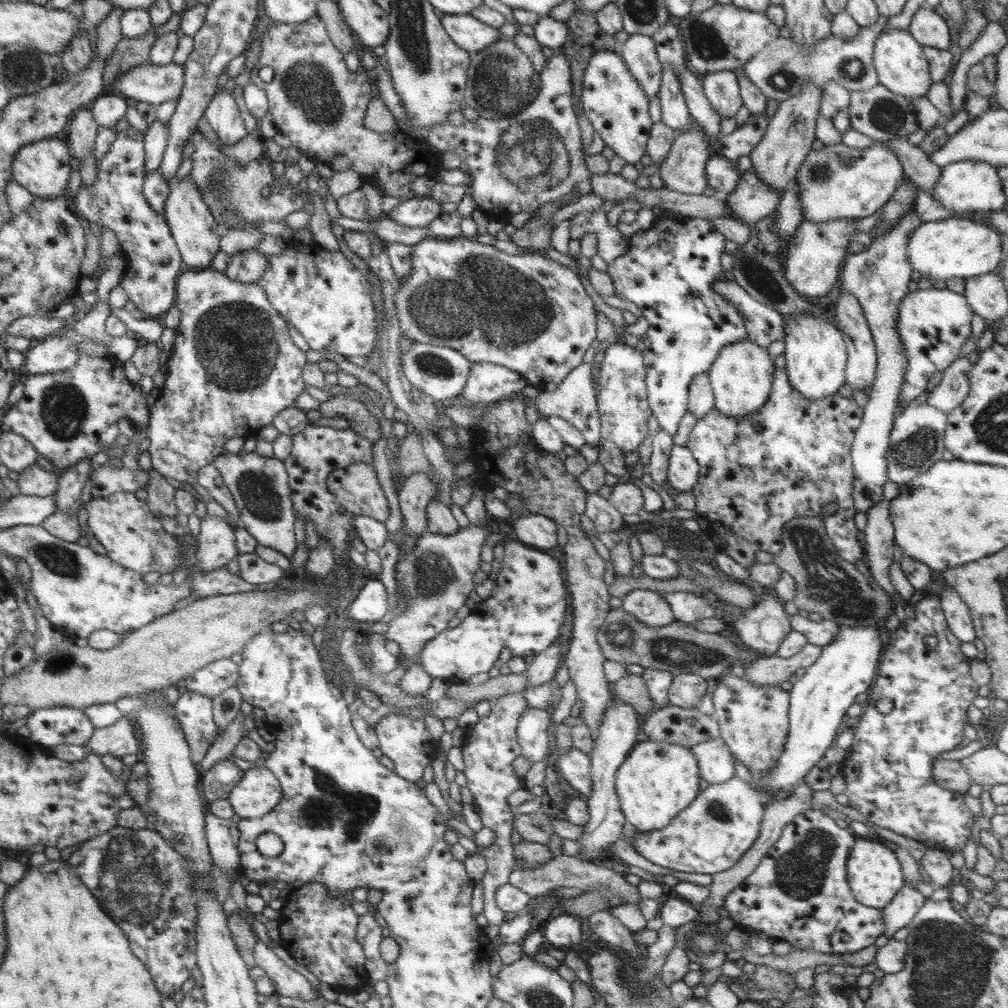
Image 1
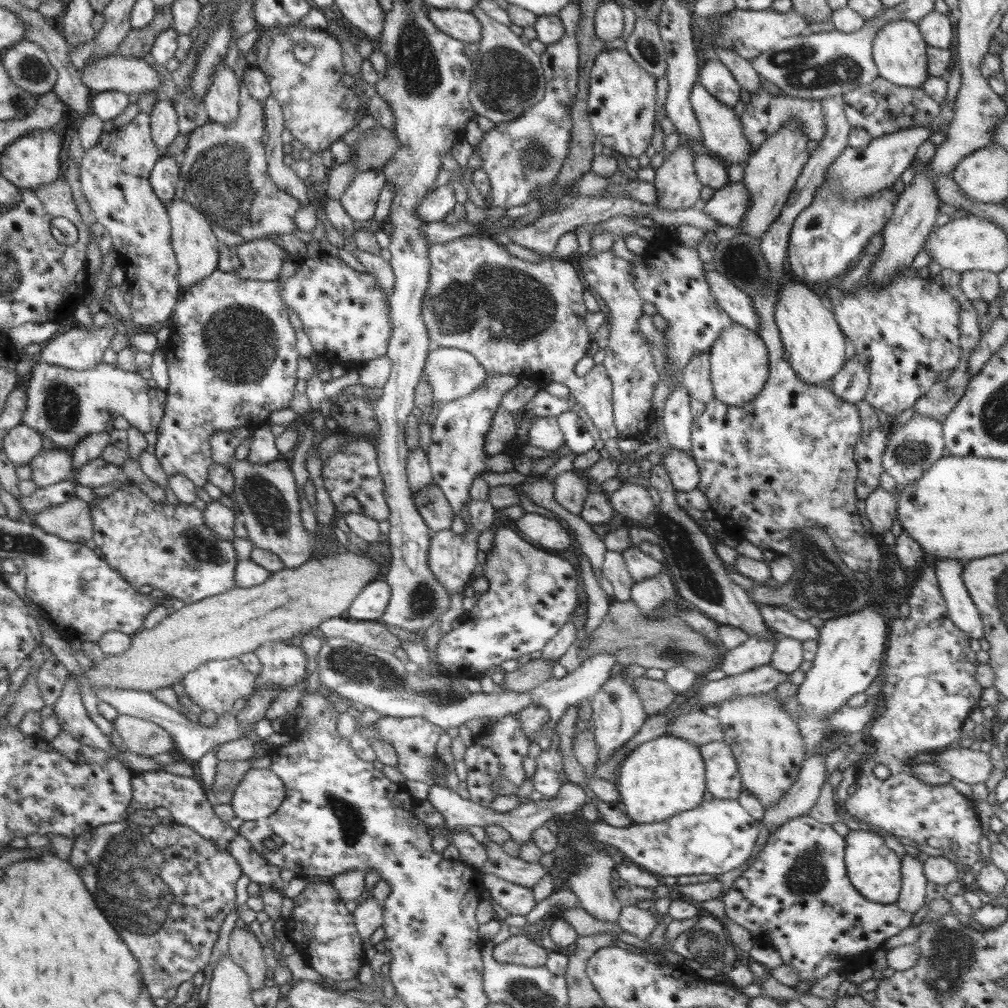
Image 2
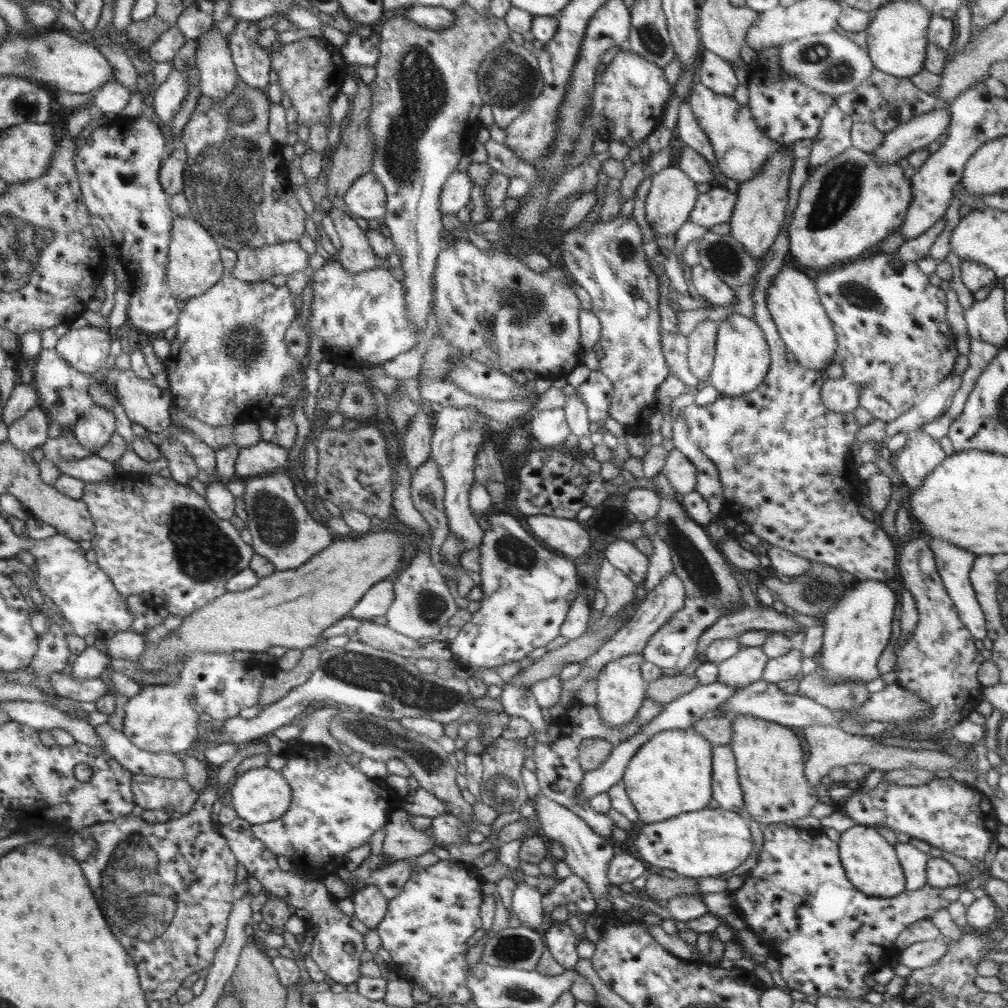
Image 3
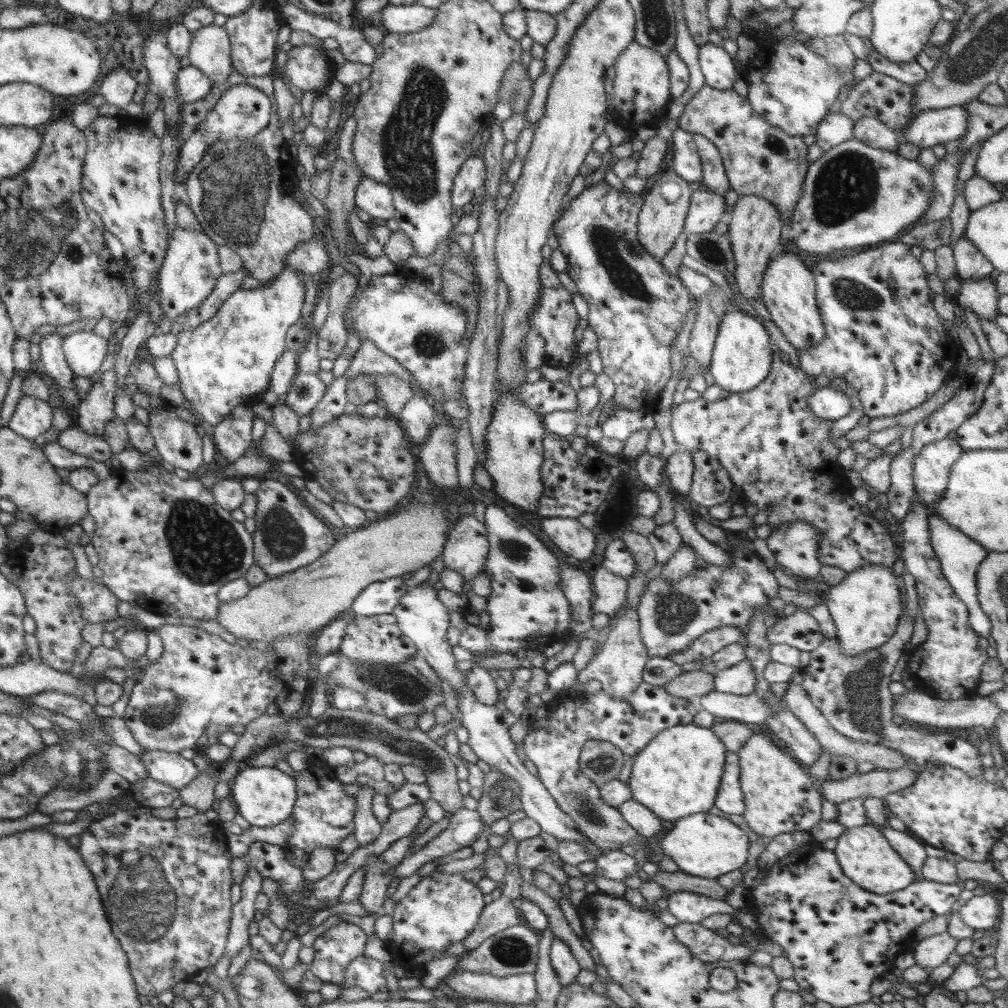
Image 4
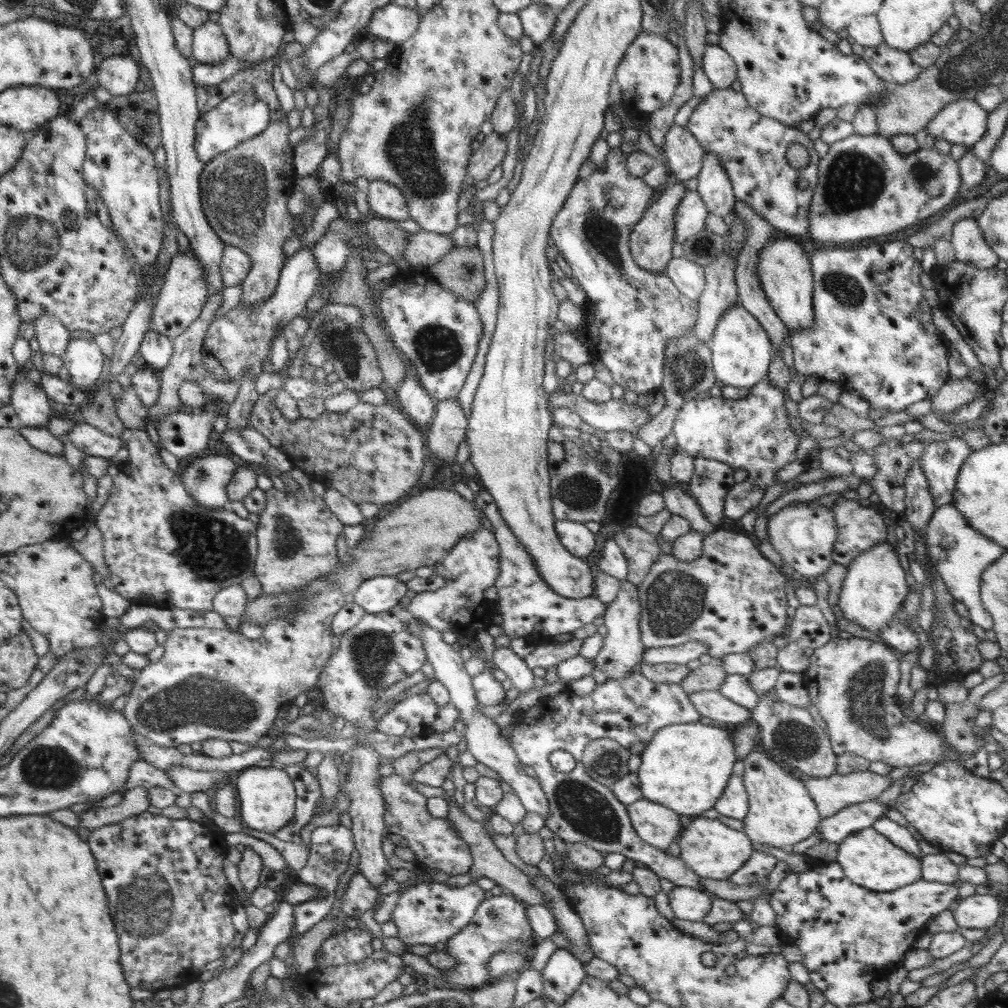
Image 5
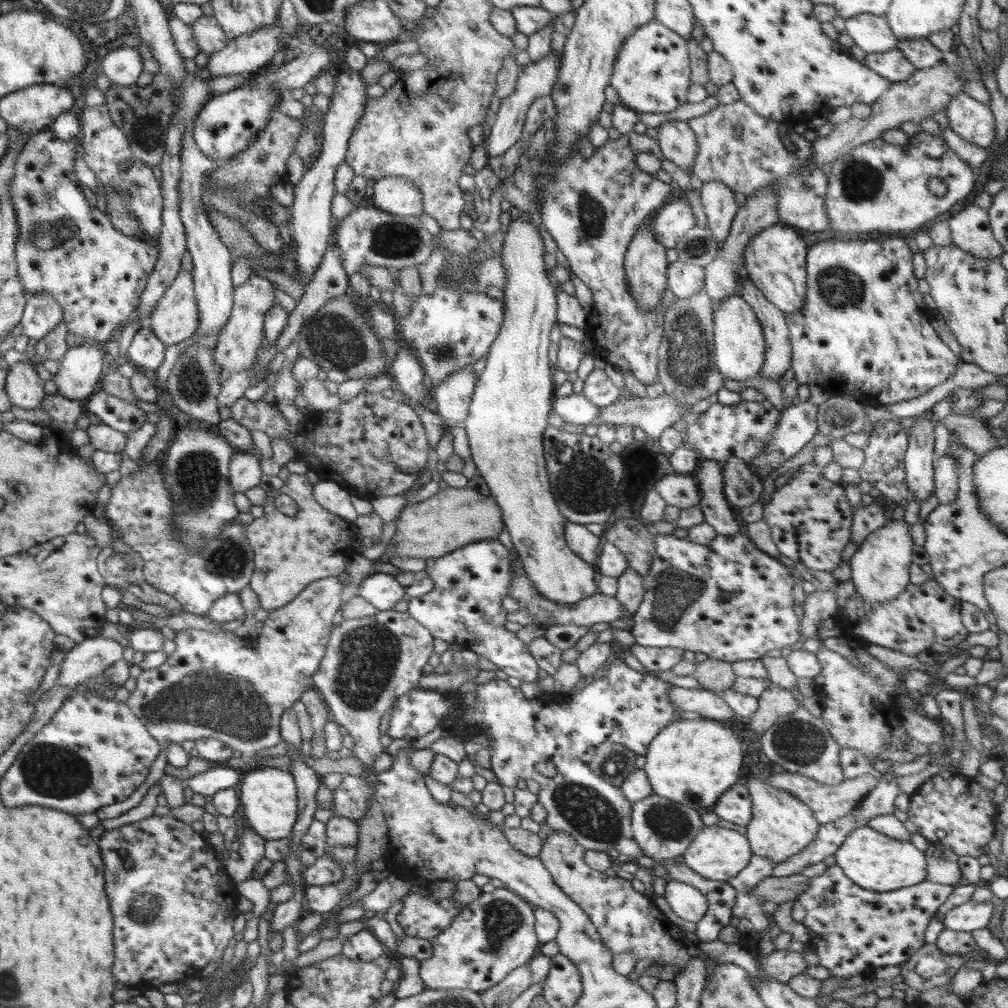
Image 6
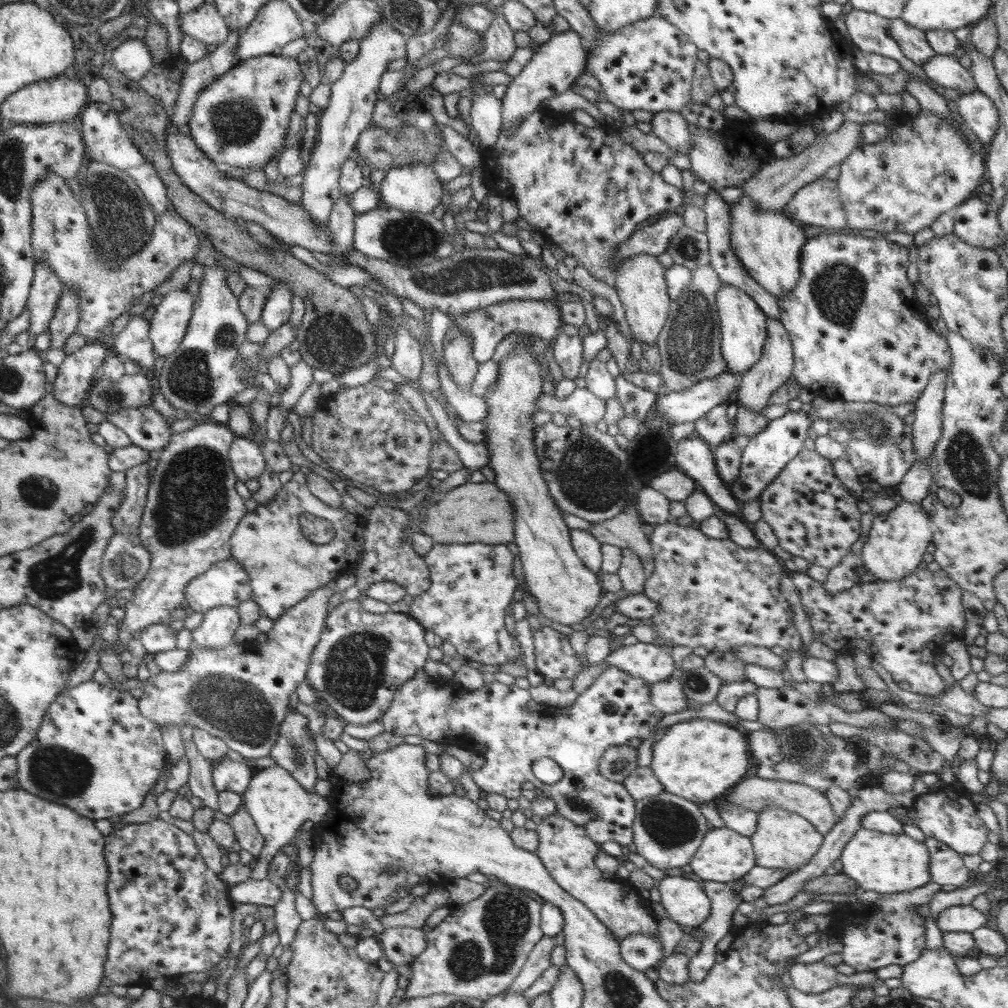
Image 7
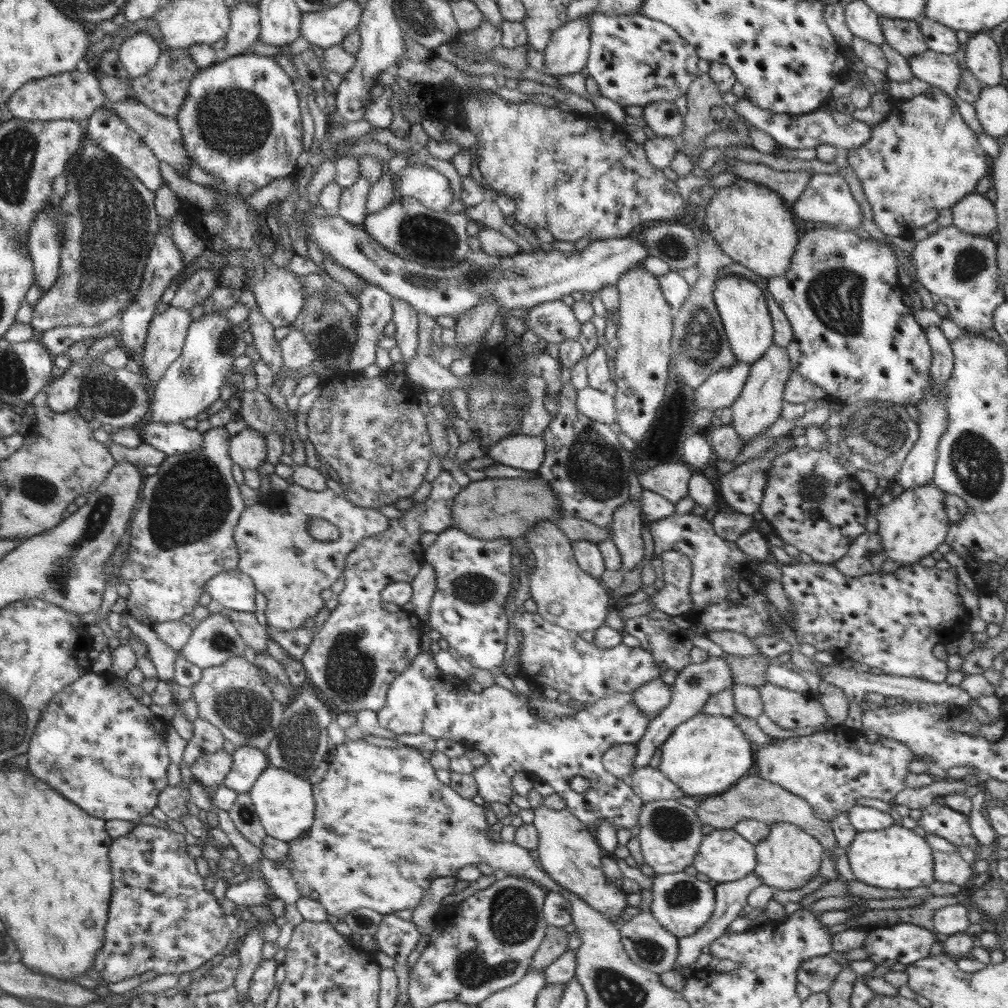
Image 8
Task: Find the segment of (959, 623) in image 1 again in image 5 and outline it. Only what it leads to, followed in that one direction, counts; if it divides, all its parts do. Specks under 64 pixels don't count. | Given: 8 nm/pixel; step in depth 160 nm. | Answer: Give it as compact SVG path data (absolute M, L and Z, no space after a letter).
M952 503L935 507L925 528L925 544L932 567L938 571L944 580L950 595L966 606L970 614L969 620L984 631L993 629L993 618L990 617L981 602L980 578L990 563L998 561L998 558L1006 550L996 546L994 542L990 542L990 538L978 534L974 528L970 528L966 524L963 514L959 513L959 510Z

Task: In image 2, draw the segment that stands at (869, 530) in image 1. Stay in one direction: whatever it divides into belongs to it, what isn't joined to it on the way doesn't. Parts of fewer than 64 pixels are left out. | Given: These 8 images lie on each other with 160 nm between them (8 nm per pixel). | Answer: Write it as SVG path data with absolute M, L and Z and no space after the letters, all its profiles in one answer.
M876 487L866 498L864 508L872 522L874 536L882 536L897 517L897 497L883 487Z

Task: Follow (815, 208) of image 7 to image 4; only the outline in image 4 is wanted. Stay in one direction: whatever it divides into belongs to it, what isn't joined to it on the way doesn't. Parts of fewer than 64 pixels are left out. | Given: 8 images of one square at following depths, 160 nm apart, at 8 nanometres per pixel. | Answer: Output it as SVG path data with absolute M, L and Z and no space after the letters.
M704 87L686 104L678 127L692 135L700 134L710 140L719 151L729 185L739 196L754 195L773 202L780 213L780 221L787 223L799 204L809 171L808 147L803 137L792 137L770 126L733 89L717 90Z

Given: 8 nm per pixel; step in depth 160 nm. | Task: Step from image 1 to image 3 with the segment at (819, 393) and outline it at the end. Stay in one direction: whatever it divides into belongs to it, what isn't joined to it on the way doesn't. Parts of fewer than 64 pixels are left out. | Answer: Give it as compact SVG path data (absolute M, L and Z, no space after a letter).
M784 265L767 288L766 304L785 347L796 357L796 363L808 370L826 371L837 358L838 345L815 282L797 268Z

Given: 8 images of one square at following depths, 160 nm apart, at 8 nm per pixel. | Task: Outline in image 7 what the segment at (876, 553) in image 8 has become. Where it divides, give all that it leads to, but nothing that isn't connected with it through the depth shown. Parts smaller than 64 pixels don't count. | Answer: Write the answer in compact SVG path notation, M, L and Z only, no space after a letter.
M849 552L838 566L828 570L827 578L822 583L828 596L834 596L842 590L849 590L859 584L860 577L866 574L860 555Z

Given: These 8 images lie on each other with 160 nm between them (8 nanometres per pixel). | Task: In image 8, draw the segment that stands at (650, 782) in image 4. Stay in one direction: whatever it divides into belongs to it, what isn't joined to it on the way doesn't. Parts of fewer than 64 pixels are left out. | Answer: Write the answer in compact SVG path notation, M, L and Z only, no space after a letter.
M700 713L679 724L662 743L661 770L686 796L705 798L730 788L754 763L754 746L730 718Z

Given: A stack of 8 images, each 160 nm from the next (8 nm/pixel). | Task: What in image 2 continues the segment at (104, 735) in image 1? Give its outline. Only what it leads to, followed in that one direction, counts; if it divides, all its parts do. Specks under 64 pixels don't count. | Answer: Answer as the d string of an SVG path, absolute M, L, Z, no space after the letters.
M119 714L113 721L124 745L131 753L154 756L175 752L175 740L159 724L150 720Z

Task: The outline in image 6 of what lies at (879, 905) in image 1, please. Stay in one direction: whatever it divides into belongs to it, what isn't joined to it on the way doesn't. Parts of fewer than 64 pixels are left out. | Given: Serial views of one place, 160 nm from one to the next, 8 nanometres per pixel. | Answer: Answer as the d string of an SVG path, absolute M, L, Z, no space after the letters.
M868 825L855 828L833 855L836 864L854 884L874 892L906 888L927 877L925 852L918 850L911 842L898 842Z

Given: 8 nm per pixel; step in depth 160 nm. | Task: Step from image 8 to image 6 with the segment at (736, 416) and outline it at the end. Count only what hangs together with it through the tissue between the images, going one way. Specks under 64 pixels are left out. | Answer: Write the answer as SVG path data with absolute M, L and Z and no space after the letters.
M742 275L740 296L751 306L762 325L766 352L764 364L757 372L762 378L779 380L790 369L792 345L787 325L787 315L774 306L754 286L754 283Z

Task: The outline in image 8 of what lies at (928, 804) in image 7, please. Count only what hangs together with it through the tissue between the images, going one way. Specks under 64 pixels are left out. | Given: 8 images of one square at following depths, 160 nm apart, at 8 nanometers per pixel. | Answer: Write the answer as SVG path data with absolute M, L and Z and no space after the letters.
M936 802L922 808L921 812L917 826L924 828L927 833L944 838L957 849L969 848L978 851L981 845L972 835L972 829L968 823L969 816Z

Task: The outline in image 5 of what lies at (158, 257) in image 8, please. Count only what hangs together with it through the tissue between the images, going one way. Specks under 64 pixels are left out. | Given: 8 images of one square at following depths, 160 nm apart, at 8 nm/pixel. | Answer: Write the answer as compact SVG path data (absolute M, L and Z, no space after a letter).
M146 331L139 348L140 356L147 367L161 372L173 355L173 342L167 336L154 331Z

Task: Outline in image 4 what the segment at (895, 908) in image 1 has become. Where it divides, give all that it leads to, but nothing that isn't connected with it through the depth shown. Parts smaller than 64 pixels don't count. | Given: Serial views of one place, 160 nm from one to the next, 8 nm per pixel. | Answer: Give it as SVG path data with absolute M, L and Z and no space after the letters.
M889 824L880 829L888 840L889 846L902 857L904 862L908 863L908 866L914 871L916 880L919 880L922 865L928 858L924 844L917 842L909 831L895 830Z

